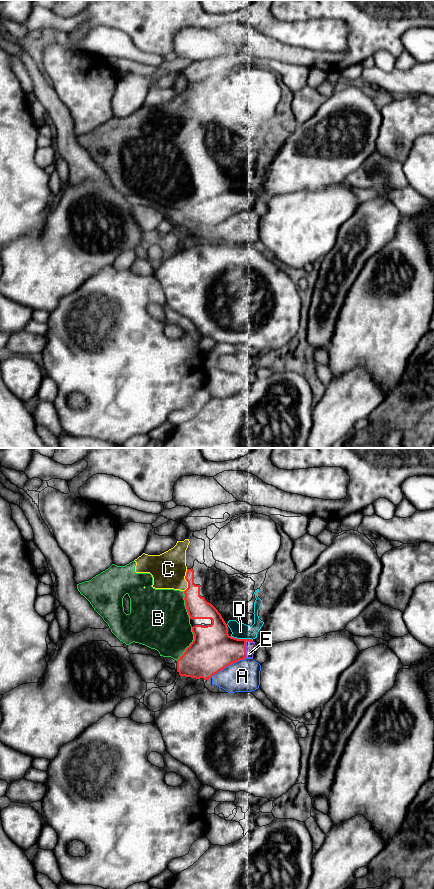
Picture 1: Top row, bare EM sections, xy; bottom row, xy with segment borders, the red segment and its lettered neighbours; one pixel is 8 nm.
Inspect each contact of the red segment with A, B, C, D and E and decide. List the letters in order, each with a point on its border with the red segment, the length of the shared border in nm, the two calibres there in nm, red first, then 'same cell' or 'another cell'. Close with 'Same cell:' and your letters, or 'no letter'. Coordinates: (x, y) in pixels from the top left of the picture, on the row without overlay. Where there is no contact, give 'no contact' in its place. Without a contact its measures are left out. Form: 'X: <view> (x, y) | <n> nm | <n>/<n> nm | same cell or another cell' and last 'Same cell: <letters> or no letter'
A: xy (228, 217) | 340 nm | 340/260 nm | another cell
B: xy (190, 196) | 300 nm | 340/400 nm | another cell
C: xy (186, 132) | 190 nm | 180/280 nm | another cell
D: xy (241, 191) | 190 nm | 340/130 nm | another cell
E: xy (245, 198) | 150 nm | 320/80 nm | same cell
Same cell: E

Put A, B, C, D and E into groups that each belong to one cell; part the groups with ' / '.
A / B C D / E

